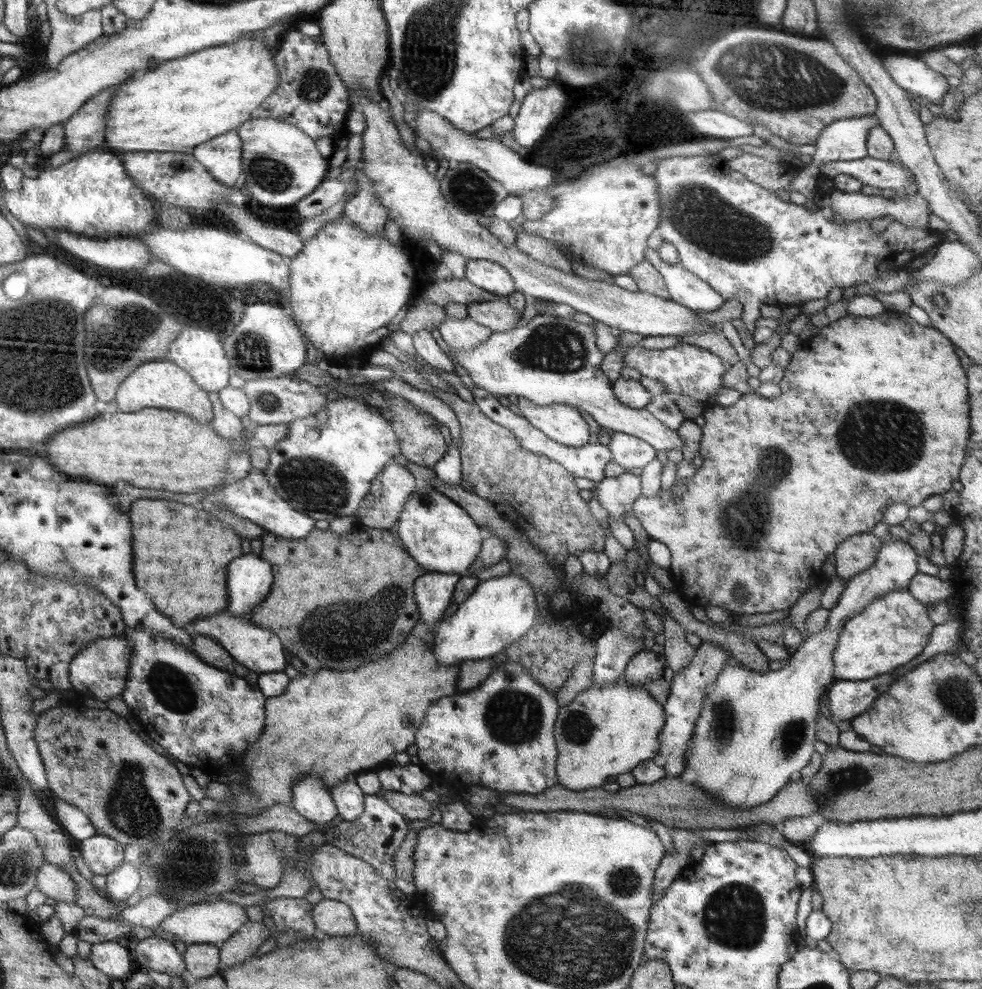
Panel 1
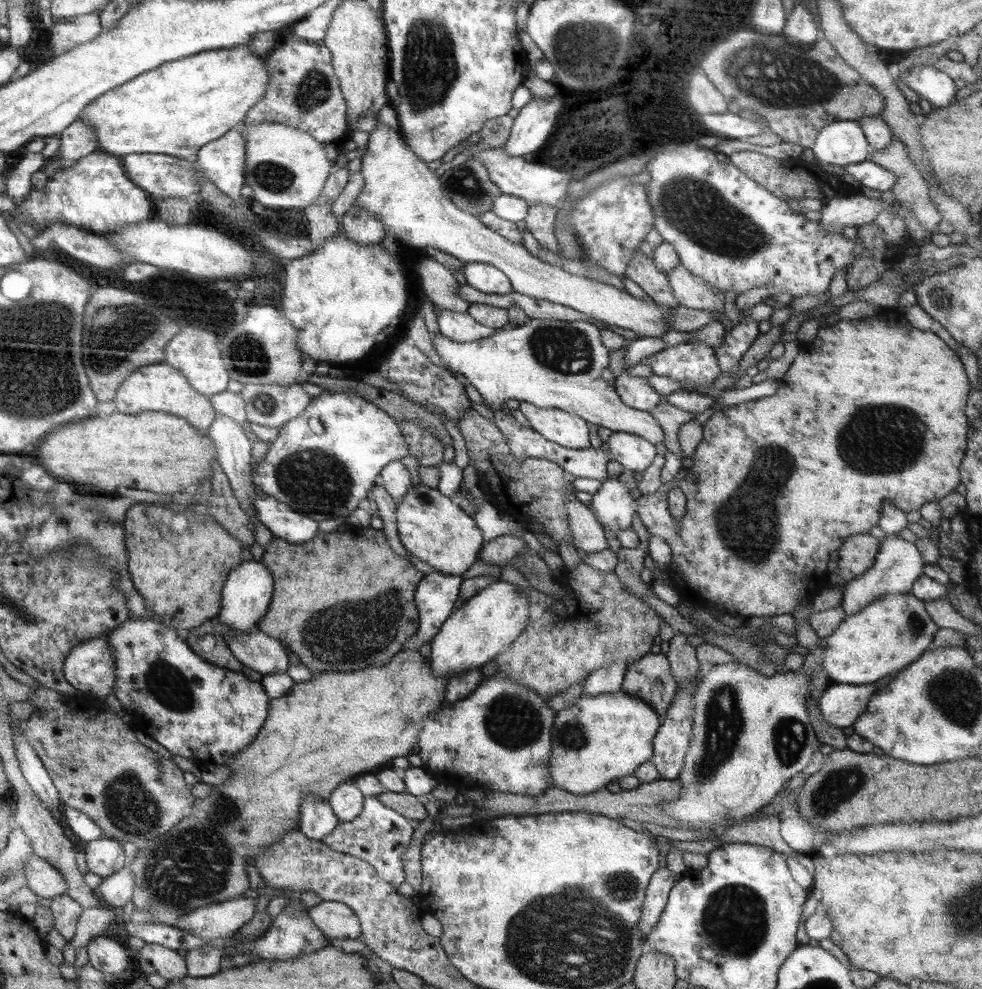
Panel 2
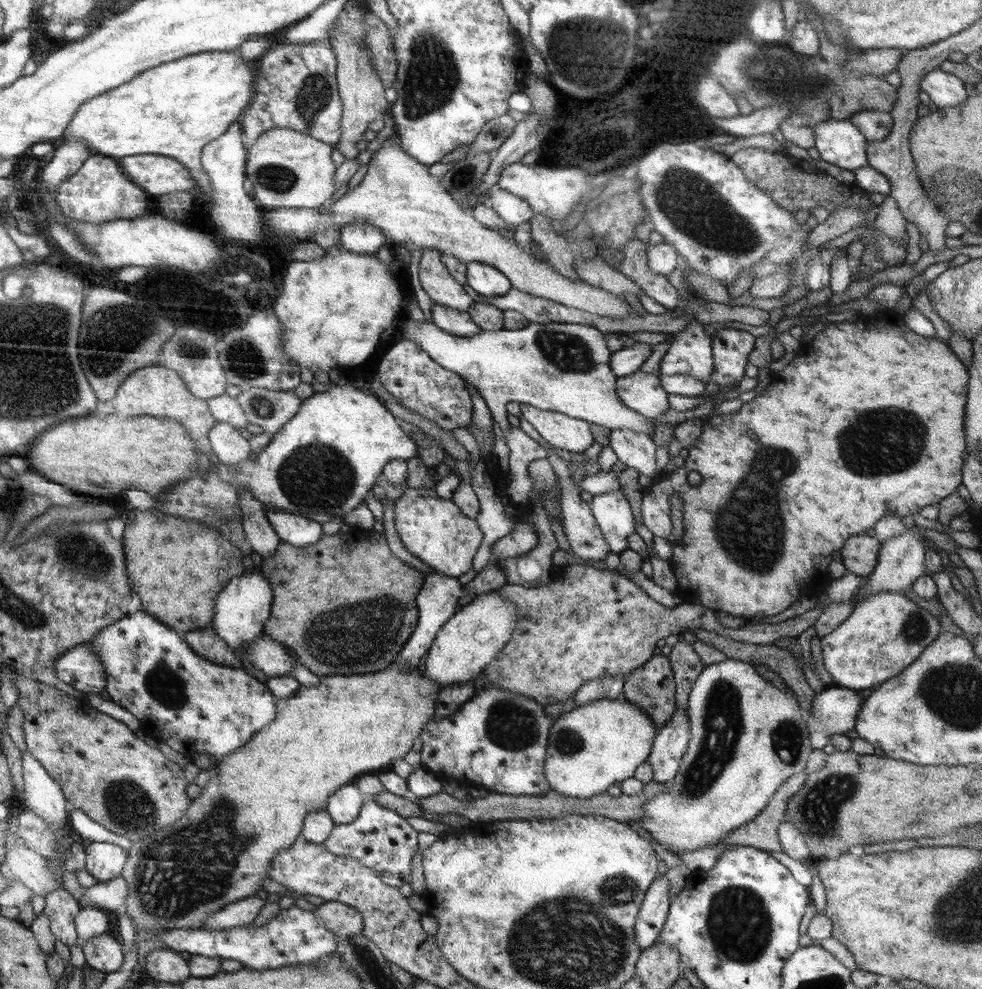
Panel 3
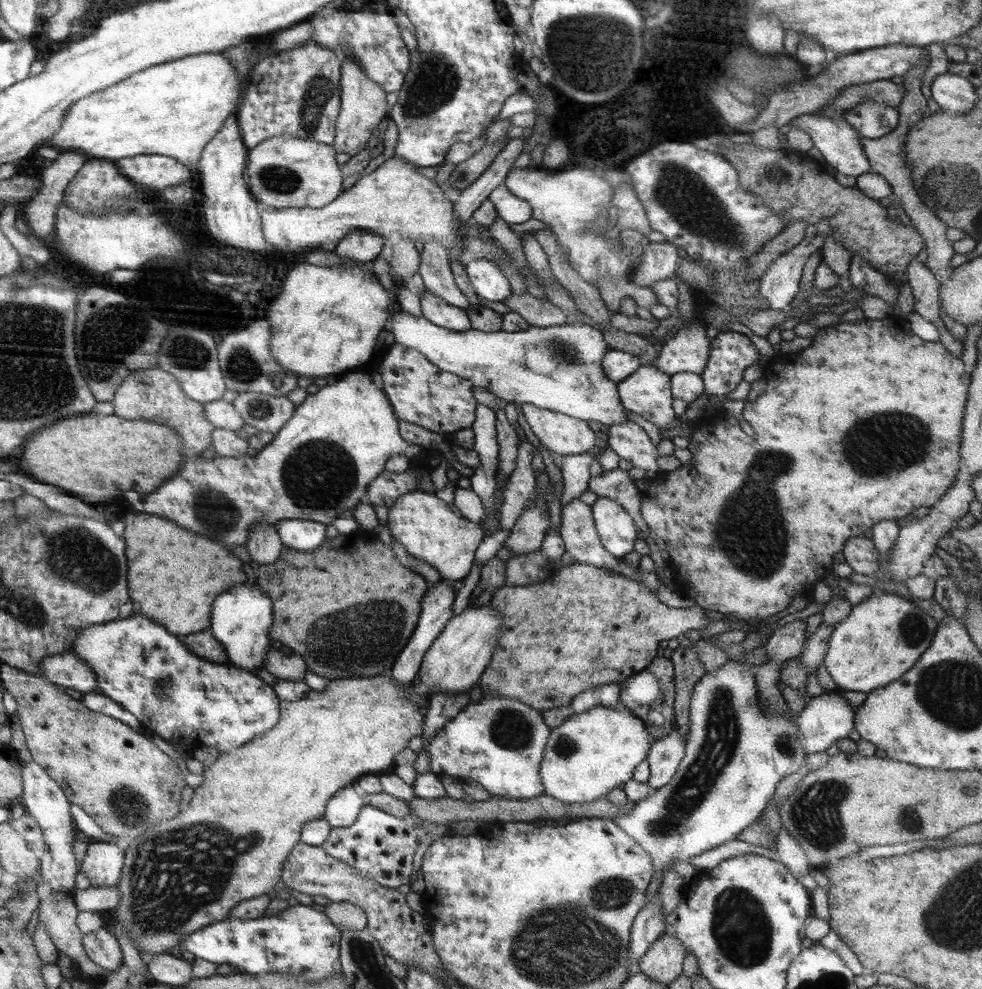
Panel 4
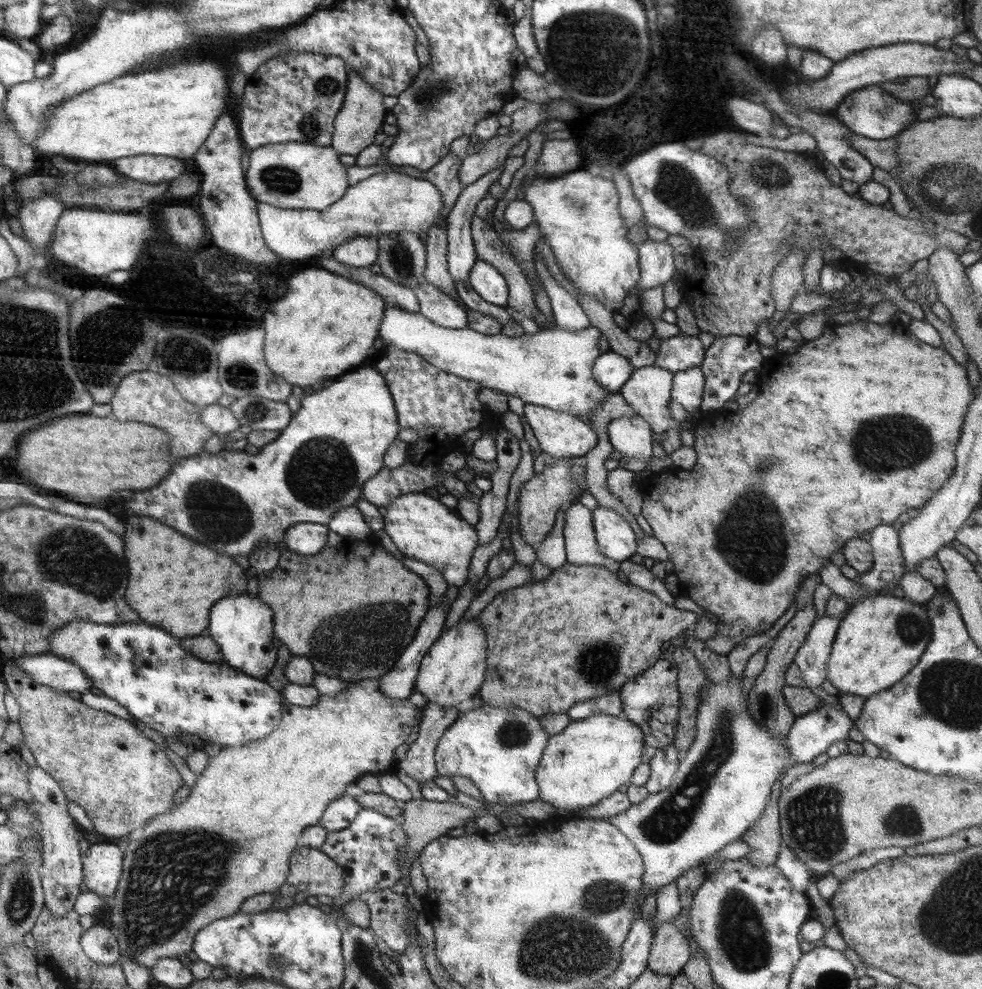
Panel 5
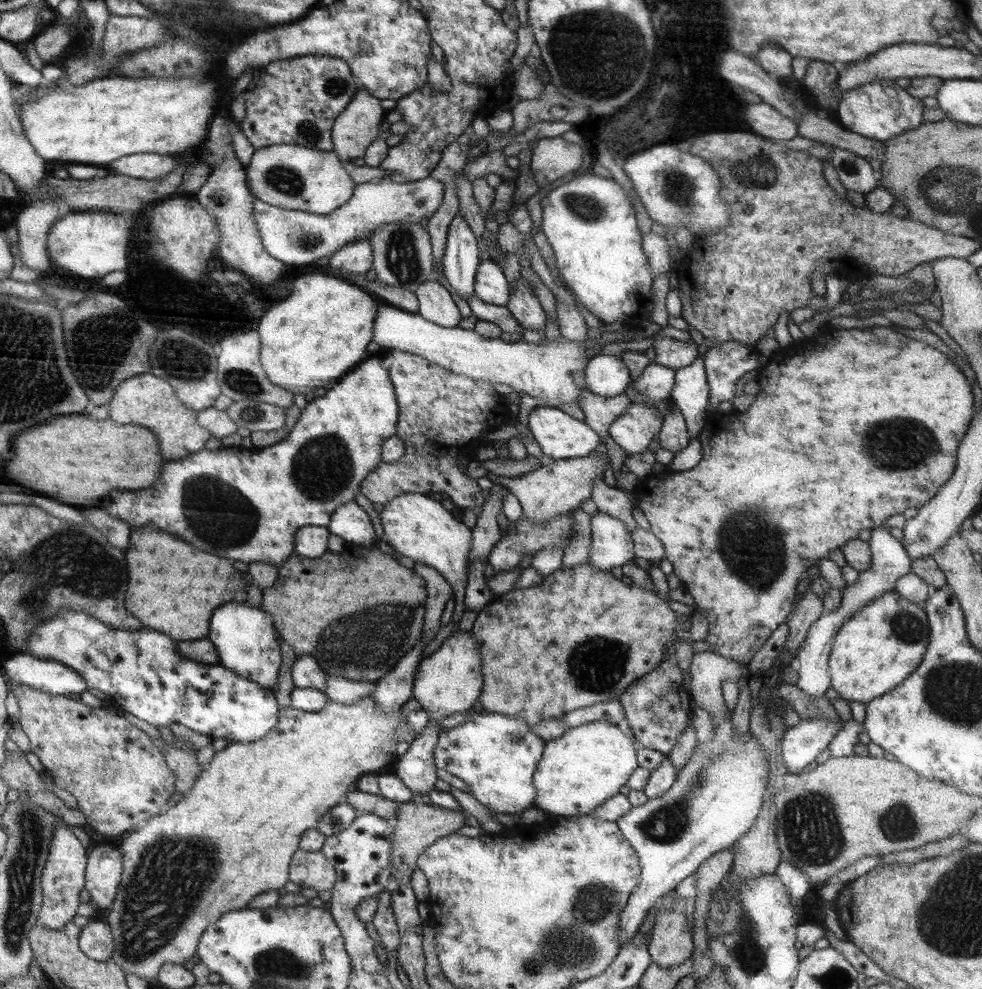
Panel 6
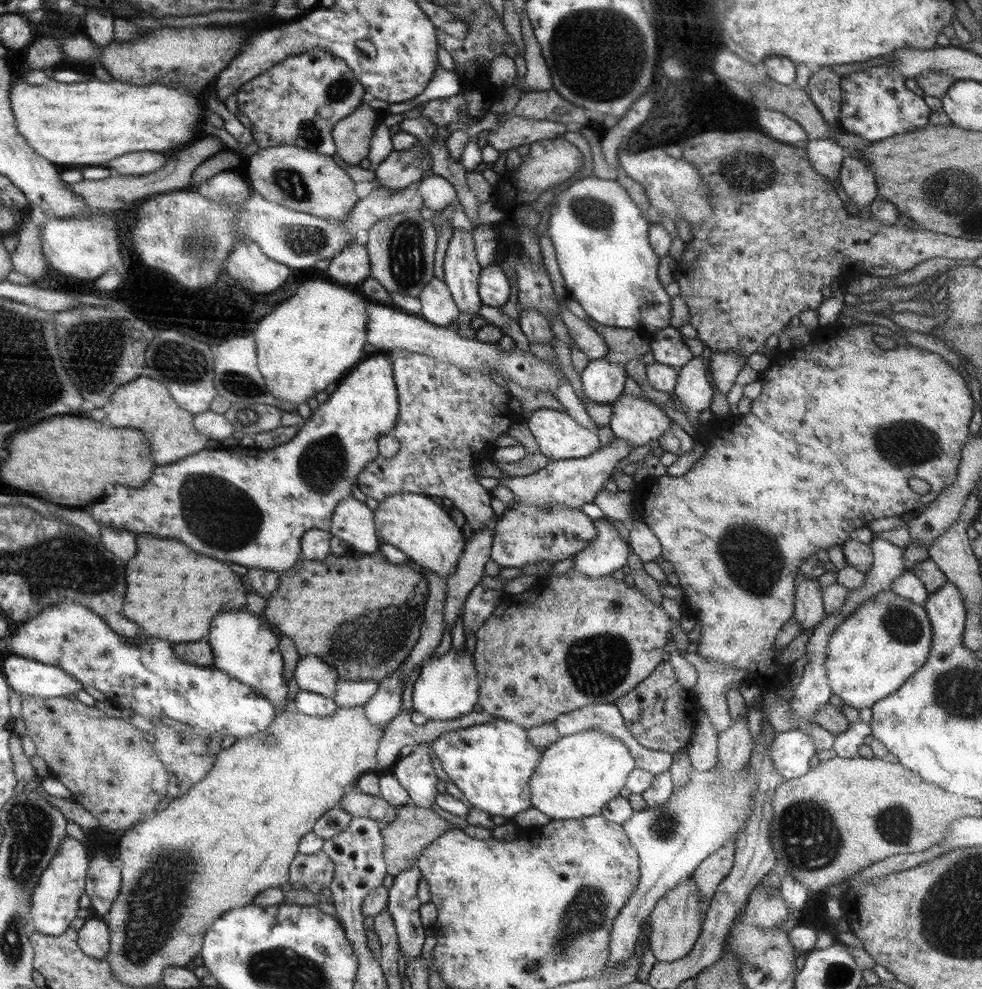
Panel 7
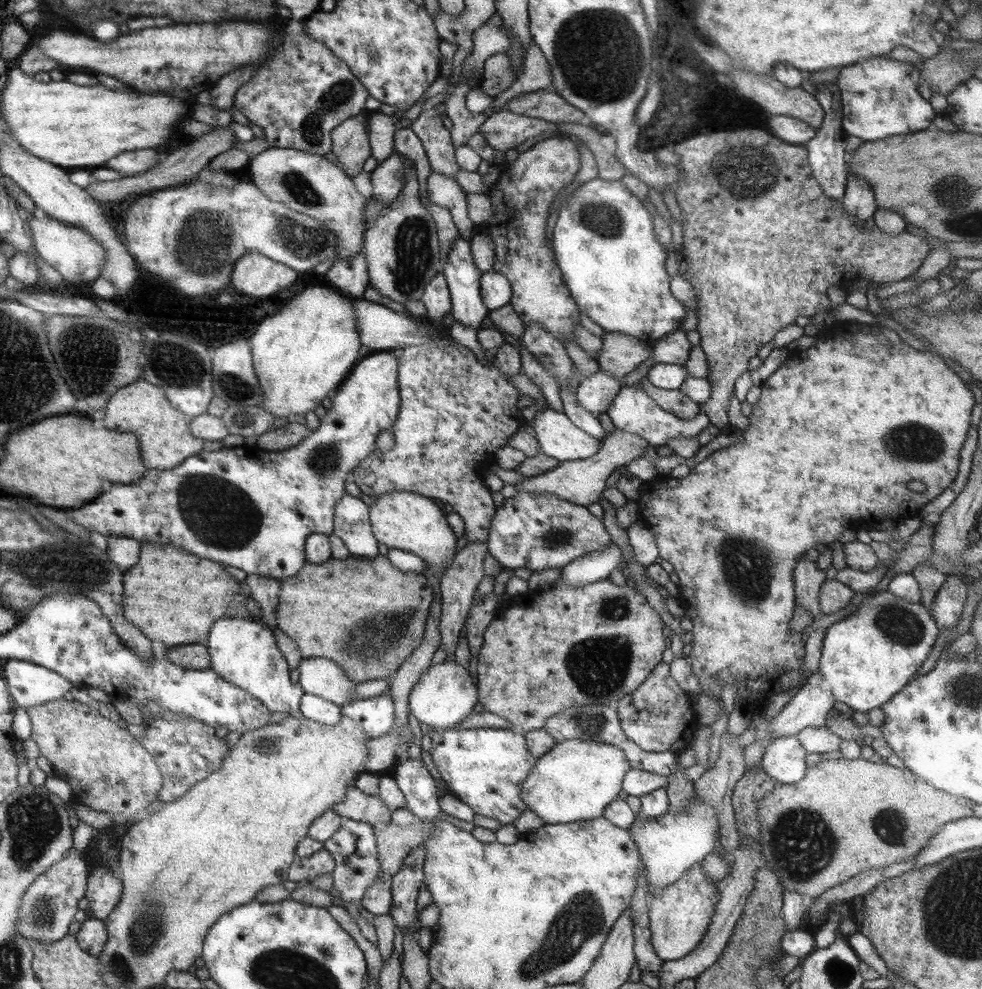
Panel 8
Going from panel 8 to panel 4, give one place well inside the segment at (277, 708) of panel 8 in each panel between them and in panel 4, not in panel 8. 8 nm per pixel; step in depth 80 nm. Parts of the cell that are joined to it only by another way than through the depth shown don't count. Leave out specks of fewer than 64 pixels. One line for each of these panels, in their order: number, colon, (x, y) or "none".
4: (242, 616)
5: (242, 625)
6: (246, 641)
7: (245, 647)

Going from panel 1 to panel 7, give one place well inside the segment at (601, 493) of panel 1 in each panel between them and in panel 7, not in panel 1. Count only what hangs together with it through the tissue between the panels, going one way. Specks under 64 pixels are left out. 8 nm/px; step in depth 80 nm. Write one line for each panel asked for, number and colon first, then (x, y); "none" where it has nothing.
2: (613, 502)
3: (612, 512)
4: (617, 529)
5: (616, 538)
6: (612, 546)
7: (608, 552)

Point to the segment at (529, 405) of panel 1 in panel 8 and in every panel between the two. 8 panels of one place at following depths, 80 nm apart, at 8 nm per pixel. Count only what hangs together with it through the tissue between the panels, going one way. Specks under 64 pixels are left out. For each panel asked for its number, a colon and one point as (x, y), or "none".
2: (567, 430)
3: (561, 432)
4: (559, 433)
5: (559, 434)
6: (561, 436)
7: (559, 436)
8: (558, 436)

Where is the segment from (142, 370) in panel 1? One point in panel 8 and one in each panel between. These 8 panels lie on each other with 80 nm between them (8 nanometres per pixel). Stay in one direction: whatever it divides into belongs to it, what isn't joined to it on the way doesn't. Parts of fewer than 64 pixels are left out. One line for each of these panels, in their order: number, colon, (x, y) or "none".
2: (160, 387)
3: (156, 391)
4: (152, 394)
5: (145, 396)
6: (146, 400)
7: (146, 404)
8: (166, 439)

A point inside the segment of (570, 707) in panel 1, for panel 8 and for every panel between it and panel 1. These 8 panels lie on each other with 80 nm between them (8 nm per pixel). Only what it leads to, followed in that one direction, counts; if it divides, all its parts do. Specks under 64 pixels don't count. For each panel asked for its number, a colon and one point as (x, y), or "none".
2: (600, 738)
3: (596, 745)
4: (591, 753)
5: (590, 759)
6: (579, 771)
7: (579, 774)
8: (577, 779)

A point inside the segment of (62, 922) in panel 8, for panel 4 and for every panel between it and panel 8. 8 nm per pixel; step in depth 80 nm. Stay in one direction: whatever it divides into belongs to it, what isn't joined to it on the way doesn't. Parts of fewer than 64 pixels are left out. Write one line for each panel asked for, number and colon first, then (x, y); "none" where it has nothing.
4: (45, 800)
5: (61, 873)
6: (62, 881)
7: (55, 900)

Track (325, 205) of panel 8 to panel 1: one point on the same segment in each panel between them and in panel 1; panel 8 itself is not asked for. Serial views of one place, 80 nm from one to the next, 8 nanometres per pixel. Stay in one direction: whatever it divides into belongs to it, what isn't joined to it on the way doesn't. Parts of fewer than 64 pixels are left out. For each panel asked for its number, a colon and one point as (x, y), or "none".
1: (282, 165)
2: (286, 168)
3: (289, 170)
4: (285, 171)
5: (293, 175)
6: (302, 178)
7: (304, 180)

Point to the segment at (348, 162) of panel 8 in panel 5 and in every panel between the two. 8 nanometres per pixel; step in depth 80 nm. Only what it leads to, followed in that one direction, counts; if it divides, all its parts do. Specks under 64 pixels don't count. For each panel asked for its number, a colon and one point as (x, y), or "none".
5: (360, 118)
6: (355, 129)
7: (353, 135)

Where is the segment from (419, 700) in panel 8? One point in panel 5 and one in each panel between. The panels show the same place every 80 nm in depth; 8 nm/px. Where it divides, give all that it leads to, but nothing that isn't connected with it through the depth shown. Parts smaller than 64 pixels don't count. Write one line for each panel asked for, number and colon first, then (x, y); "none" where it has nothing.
5: (452, 670)
6: (450, 680)
7: (446, 688)

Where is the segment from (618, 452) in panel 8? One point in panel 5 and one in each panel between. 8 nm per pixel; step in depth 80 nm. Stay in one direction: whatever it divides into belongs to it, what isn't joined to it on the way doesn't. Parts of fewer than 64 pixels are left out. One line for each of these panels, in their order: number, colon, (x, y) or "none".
5: (542, 496)
6: (558, 486)
7: (573, 482)

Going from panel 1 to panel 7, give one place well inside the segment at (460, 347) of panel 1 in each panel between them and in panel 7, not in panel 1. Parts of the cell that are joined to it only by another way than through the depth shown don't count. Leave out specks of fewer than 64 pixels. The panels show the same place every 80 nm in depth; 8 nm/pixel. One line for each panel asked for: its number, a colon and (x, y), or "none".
2: (458, 327)
3: (459, 324)
4: (434, 309)
5: (441, 310)
6: (436, 305)
7: (438, 307)

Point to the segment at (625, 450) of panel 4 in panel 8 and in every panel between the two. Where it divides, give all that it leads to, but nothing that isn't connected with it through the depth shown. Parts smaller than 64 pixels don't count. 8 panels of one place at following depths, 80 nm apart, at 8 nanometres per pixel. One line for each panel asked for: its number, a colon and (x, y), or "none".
5: (632, 437)
6: (633, 431)
7: (640, 422)
8: (632, 410)

